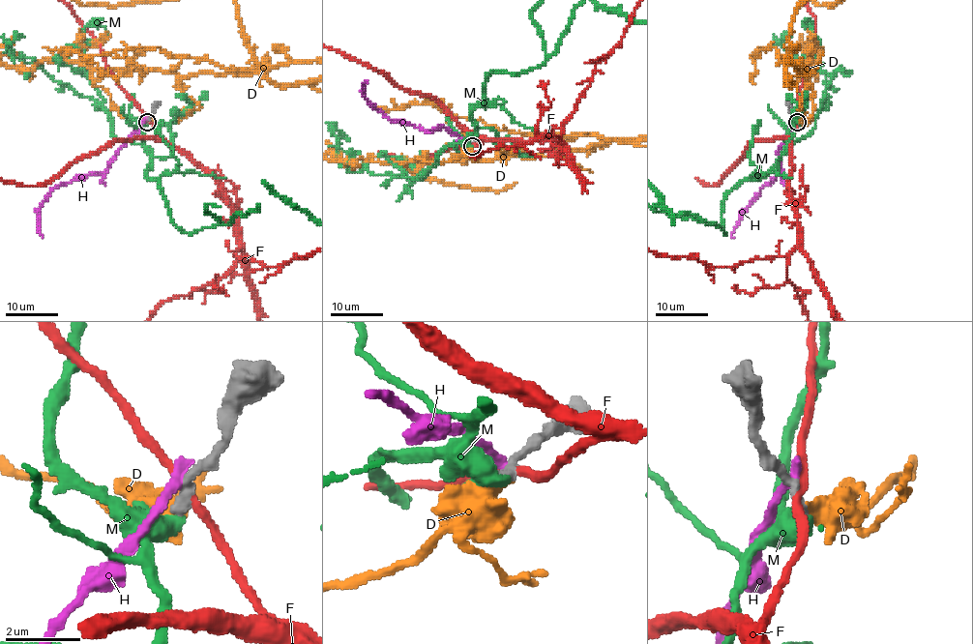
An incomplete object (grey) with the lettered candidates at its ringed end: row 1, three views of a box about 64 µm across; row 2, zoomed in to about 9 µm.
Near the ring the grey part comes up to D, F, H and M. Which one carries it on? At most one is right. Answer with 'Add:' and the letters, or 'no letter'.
Add: D

